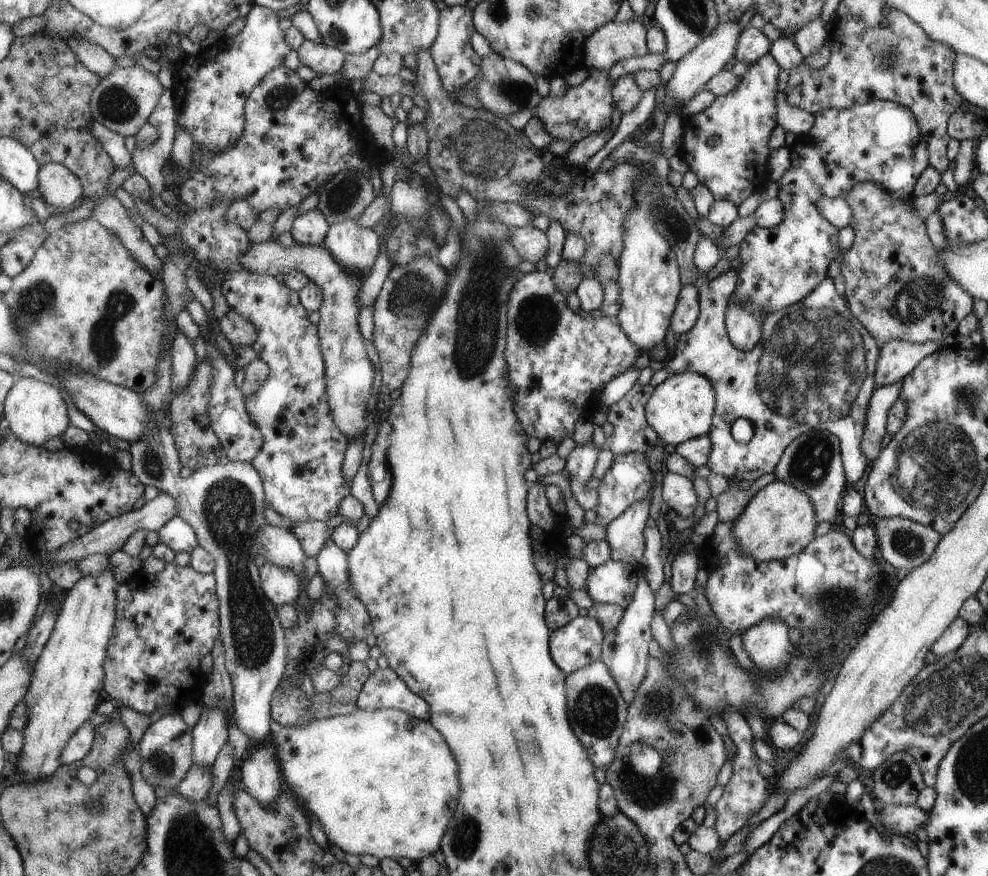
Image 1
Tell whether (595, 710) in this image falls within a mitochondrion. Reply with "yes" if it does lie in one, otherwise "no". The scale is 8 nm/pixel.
yes

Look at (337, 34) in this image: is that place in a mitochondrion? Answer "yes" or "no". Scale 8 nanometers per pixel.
yes

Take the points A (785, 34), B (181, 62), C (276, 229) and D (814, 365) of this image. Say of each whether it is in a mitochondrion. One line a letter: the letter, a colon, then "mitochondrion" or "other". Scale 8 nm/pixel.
A: other
B: other
C: other
D: mitochondrion

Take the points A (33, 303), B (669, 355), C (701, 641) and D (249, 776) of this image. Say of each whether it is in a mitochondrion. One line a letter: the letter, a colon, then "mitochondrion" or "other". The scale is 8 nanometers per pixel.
A: mitochondrion
B: other
C: mitochondrion
D: other

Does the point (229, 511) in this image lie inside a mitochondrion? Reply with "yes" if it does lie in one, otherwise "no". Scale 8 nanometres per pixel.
yes

